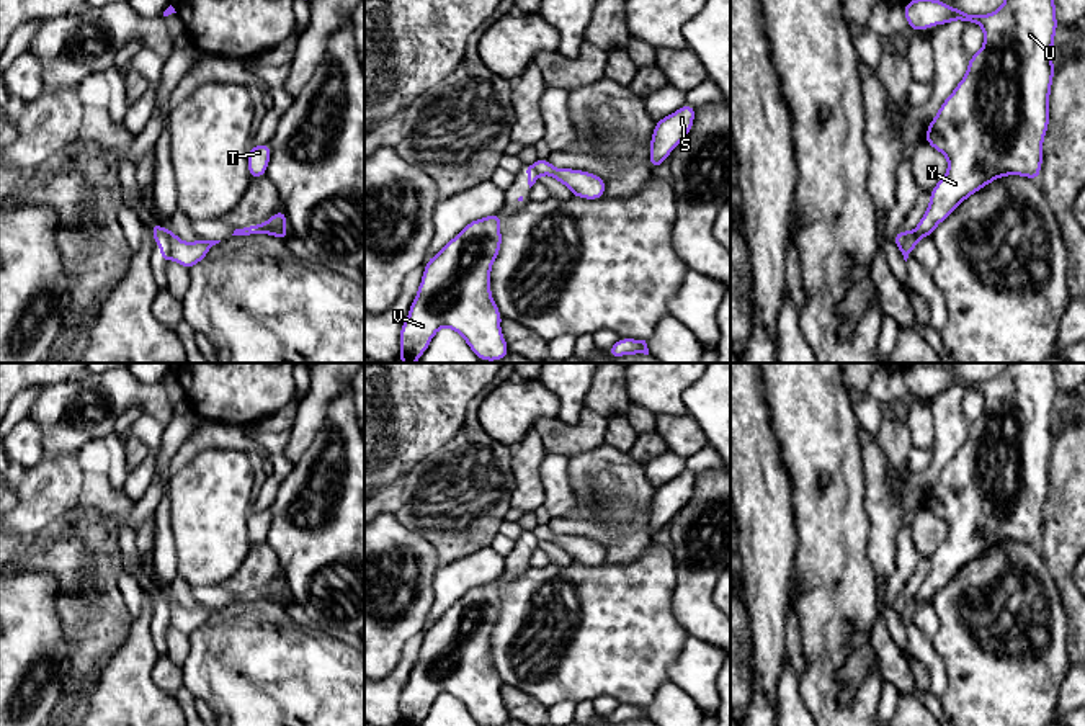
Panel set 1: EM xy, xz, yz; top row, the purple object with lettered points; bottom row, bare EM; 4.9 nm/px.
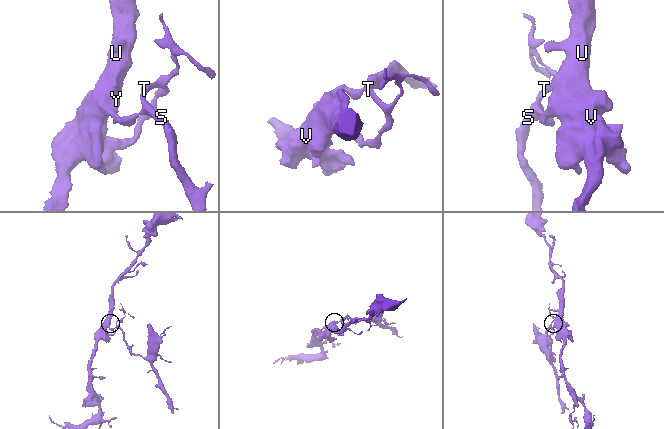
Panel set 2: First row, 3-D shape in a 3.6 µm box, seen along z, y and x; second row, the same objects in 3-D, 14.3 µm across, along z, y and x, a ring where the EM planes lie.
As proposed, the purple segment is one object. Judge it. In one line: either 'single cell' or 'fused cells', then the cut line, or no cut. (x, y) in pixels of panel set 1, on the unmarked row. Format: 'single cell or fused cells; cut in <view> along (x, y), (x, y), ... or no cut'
fused cells; cut in xy along (167, 597), (170, 623)

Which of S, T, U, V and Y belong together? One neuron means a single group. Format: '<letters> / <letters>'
S T / U V Y

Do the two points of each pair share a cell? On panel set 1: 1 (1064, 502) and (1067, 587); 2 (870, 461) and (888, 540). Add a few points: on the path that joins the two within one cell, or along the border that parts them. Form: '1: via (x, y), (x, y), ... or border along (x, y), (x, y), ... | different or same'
1: via (1064, 524), (1064, 566) | same
2: via (876, 481), (878, 496), (884, 507), (884, 520) | same

